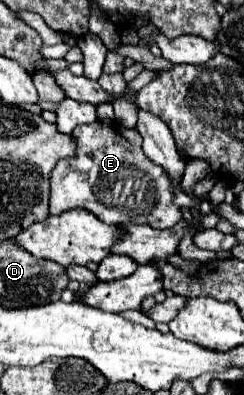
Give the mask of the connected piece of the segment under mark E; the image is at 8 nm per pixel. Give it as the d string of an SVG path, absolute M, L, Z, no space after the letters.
M96 120L92 124L78 126L72 136L78 140L78 152L74 158L60 160L50 178L50 214L58 216L66 210L86 208L106 224L150 224L152 228L172 228L182 220L180 208L172 202L172 188L164 170L150 162L142 152L142 138L136 130L128 130L118 122L104 124Z

